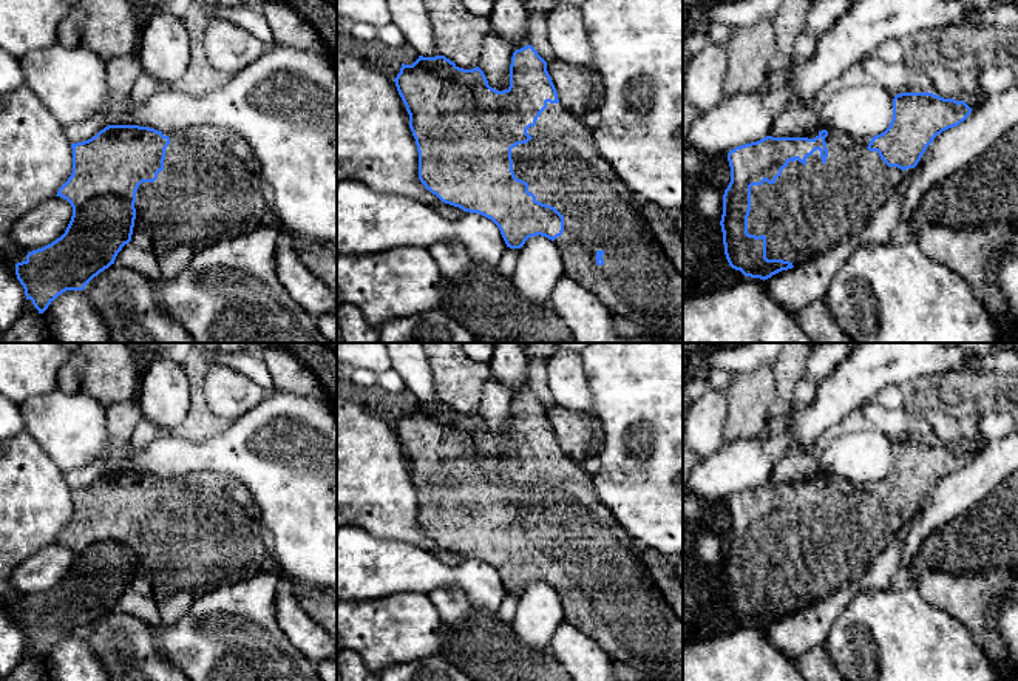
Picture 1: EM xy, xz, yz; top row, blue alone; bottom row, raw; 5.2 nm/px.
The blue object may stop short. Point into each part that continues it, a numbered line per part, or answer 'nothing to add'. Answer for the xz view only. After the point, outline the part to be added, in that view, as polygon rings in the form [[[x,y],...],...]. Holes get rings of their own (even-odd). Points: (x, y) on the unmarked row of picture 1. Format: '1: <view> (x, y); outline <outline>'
1: xz (561, 511); outline [[[561,448],[550,449],[527,479],[531,485],[511,494],[513,517],[517,525],[528,530],[528,537],[536,542],[536,547],[555,553],[564,562],[564,578],[555,585],[561,598],[564,622],[590,636],[610,659],[643,672],[649,681],[683,678],[683,621],[652,581],[635,540],[596,497],[593,477],[582,463],[570,459]]]

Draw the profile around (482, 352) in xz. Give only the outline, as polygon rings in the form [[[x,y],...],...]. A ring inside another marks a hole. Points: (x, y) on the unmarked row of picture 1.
[[[462,343],[463,352],[474,361],[490,363],[496,343]]]

